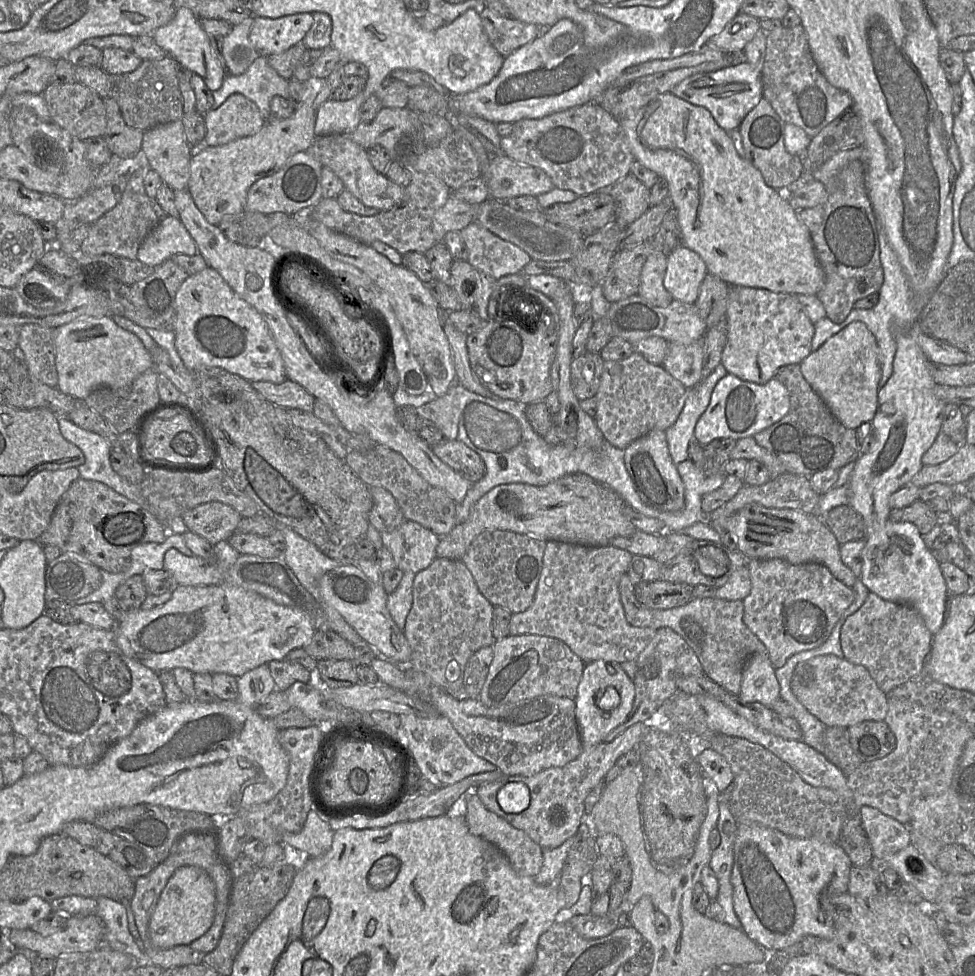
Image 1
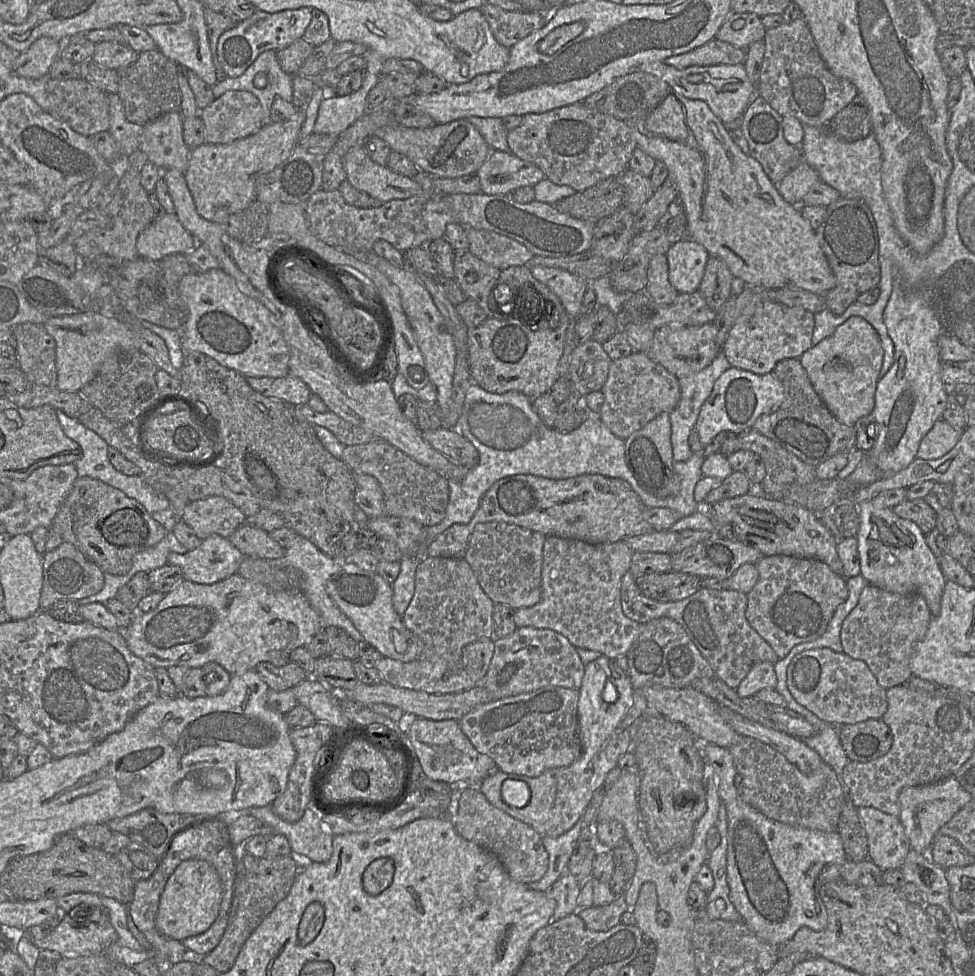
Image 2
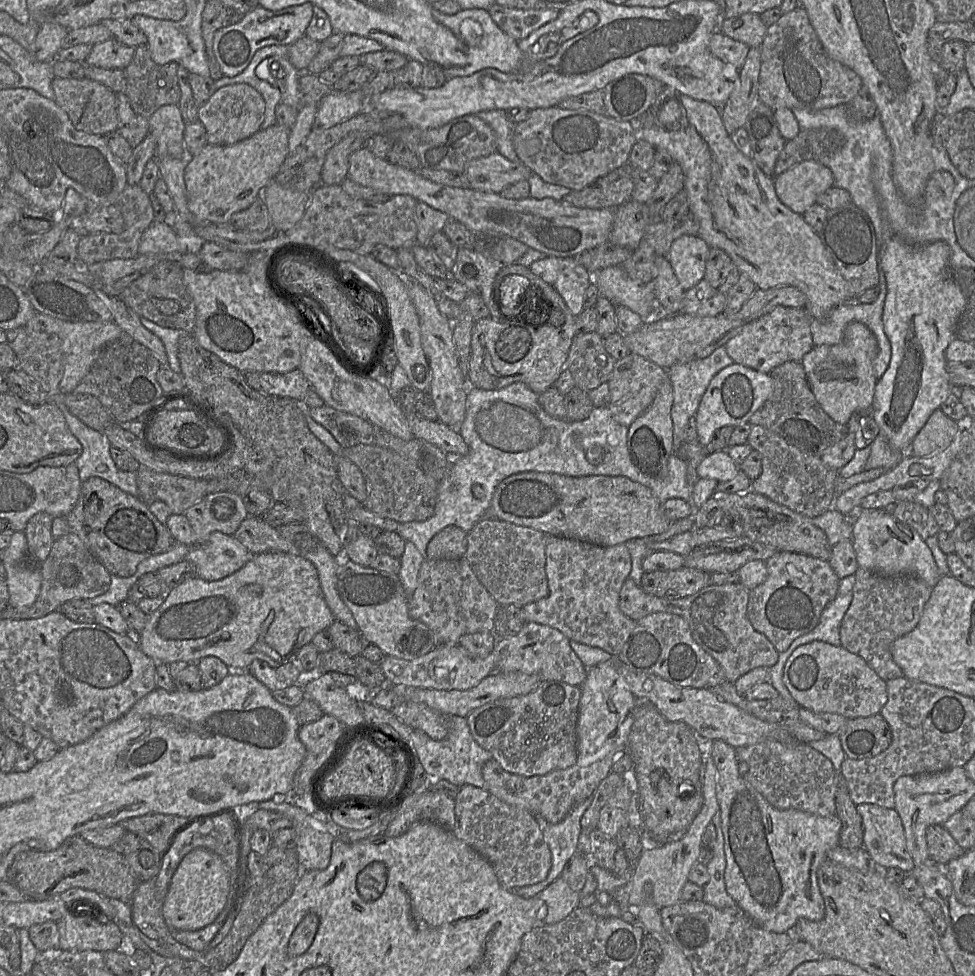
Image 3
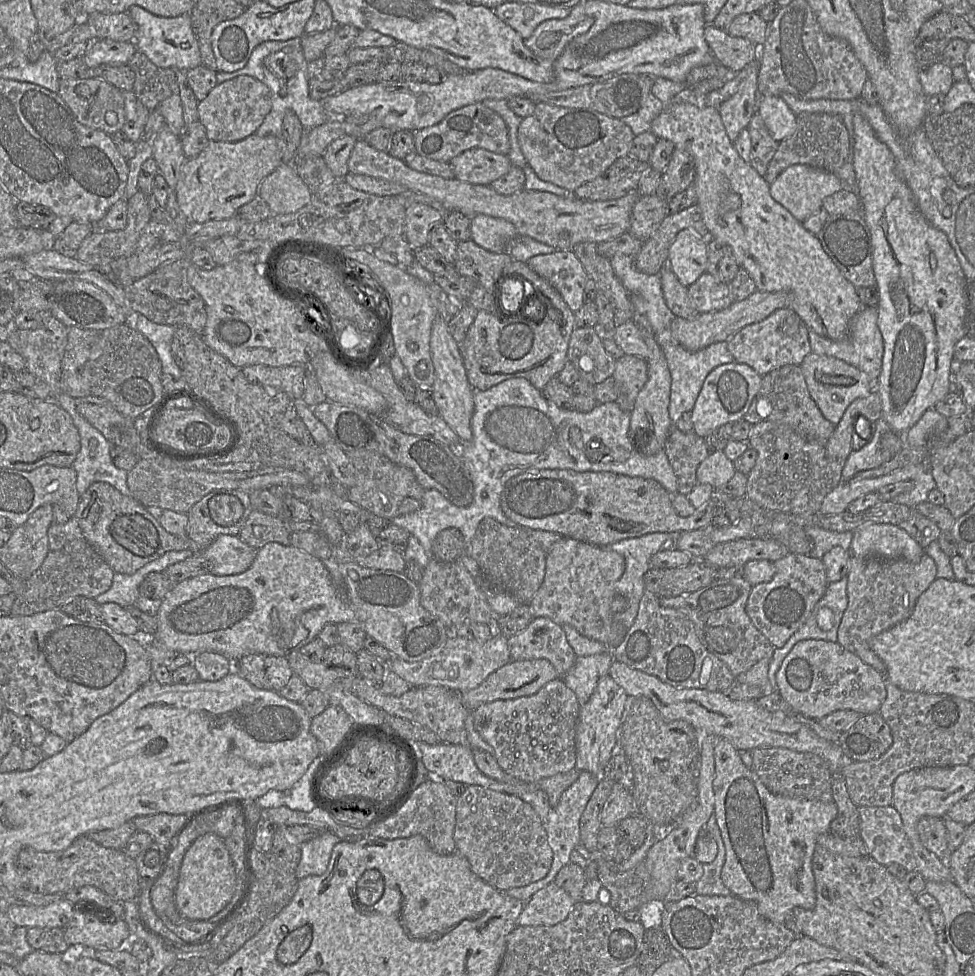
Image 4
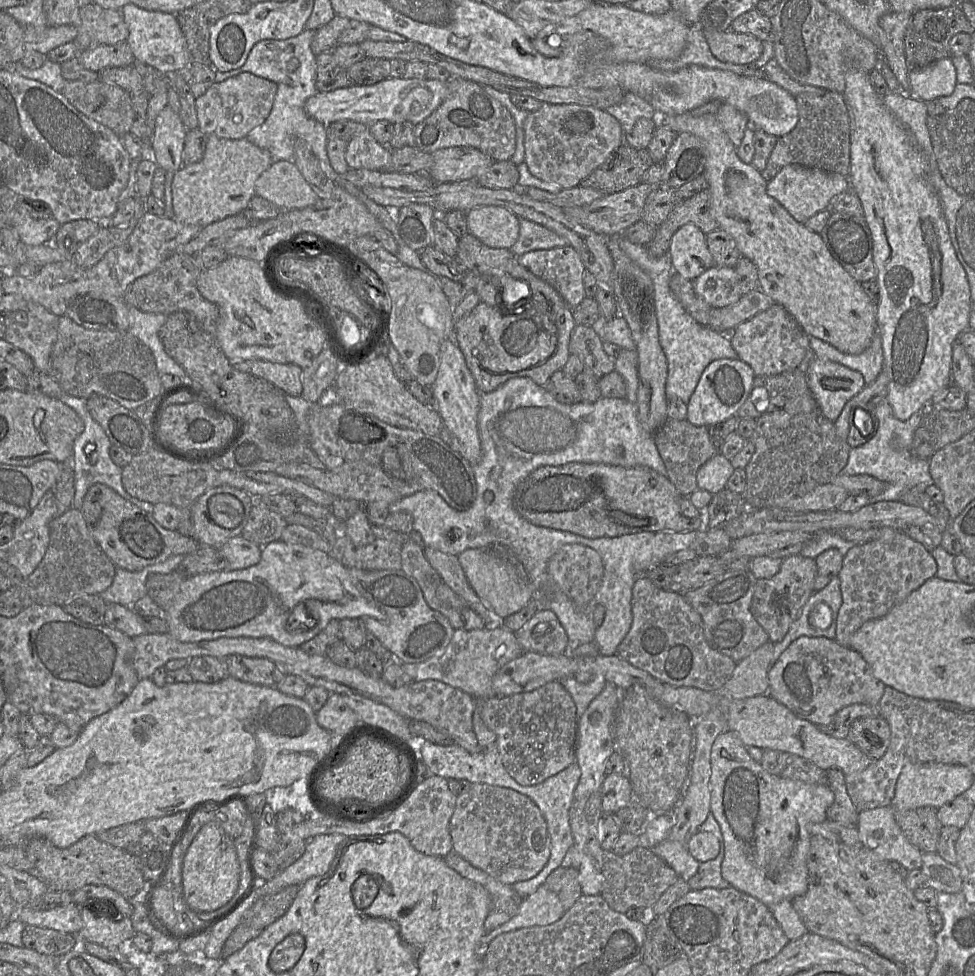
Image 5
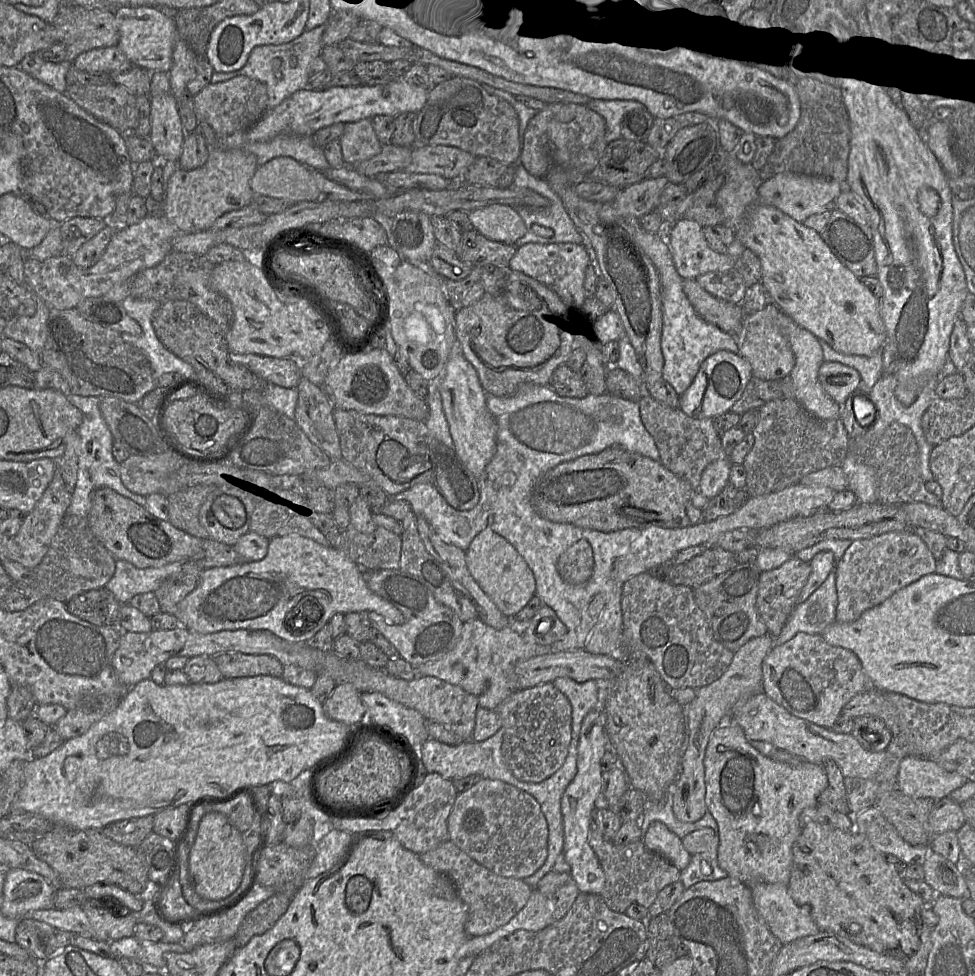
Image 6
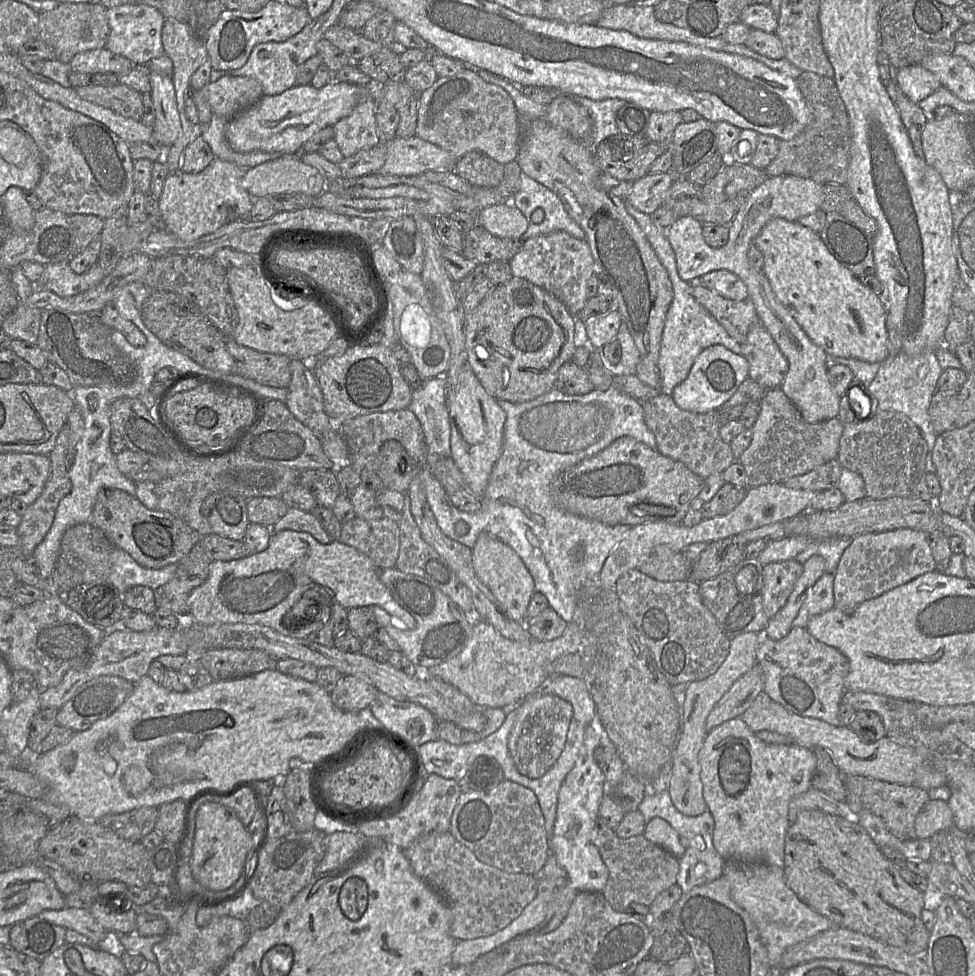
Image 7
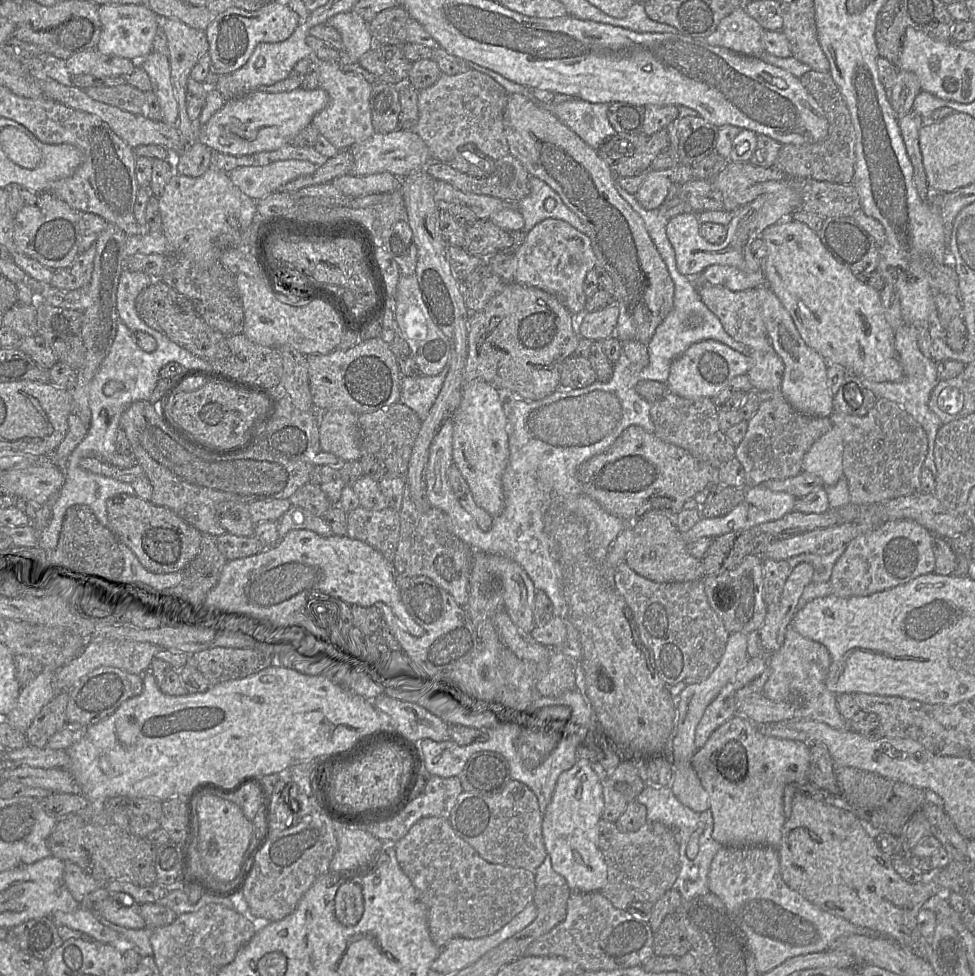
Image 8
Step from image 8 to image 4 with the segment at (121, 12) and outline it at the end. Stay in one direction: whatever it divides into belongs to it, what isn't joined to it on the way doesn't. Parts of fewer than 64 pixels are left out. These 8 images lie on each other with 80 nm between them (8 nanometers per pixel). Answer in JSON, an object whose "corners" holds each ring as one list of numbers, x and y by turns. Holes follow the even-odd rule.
{"corners":[[131,6,127,13,137,25,137,34,133,43,137,50,157,67,188,71,202,65,200,49,192,29,189,13,177,17,160,17,140,6]]}

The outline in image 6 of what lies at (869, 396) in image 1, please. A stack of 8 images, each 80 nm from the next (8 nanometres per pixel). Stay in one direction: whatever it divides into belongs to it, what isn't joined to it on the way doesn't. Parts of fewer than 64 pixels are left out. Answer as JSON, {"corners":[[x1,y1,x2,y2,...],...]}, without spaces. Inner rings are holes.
{"corners":[[824,361,819,367,818,379,824,392,839,405,851,394,859,392,861,385,859,372,838,362]]}

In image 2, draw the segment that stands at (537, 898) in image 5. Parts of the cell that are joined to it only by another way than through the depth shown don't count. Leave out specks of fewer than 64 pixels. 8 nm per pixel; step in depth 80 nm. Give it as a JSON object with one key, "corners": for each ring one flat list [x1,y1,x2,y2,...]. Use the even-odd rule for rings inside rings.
{"corners":[[567,872,551,886,548,892,556,900,556,907,550,923,558,921,578,910,577,899,580,891,581,885]]}

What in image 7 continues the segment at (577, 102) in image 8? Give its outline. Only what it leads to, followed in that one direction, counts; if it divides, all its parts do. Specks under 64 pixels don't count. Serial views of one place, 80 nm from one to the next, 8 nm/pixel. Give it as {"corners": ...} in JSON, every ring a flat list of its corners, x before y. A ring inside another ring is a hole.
{"corners":[[574,97,582,106,588,109,594,123,593,143,597,146,600,142,619,134,616,123,617,112,627,101,618,98,609,98,604,100,592,100,587,97]]}

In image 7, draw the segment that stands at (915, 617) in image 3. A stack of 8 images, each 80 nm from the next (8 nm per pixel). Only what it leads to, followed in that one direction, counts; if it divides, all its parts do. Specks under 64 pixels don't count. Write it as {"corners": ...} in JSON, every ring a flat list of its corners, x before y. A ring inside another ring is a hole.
{"corners":[[899,528,855,536,844,550,834,572,834,608,845,614,852,614,862,602,935,570,936,563,932,556,928,533,924,531]]}

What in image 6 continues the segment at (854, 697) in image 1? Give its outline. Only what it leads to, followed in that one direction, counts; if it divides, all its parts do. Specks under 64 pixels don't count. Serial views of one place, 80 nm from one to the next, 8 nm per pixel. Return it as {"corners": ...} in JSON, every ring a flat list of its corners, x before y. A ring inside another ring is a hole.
{"corners":[[797,633,781,645,774,645,762,664,762,691,792,715,818,726,832,728,843,707,857,694,874,690,875,686,863,670,858,657,850,650,828,644,821,635]]}

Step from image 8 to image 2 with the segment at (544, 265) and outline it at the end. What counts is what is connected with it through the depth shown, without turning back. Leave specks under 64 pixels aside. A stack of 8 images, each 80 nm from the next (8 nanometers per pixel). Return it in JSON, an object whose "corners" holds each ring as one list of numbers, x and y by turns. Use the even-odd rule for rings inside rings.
{"corners":[[534,266,531,272,559,298,569,318,580,316,582,299,590,282,560,268]]}

